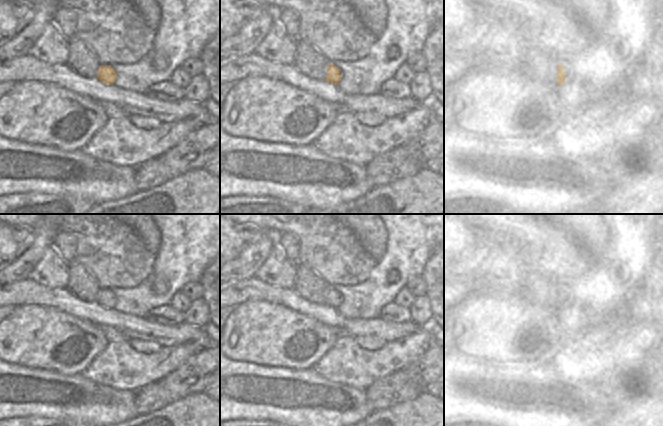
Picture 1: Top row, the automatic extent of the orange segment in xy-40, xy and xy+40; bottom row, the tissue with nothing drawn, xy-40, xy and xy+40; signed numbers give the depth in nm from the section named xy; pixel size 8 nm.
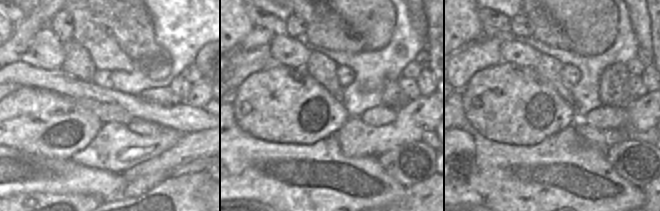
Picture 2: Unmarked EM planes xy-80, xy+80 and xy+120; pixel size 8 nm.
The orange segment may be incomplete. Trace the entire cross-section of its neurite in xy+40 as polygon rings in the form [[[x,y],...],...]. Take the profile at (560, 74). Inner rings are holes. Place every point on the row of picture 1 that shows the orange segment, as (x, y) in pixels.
[[[557,65],[557,85],[562,85],[571,78],[571,70]]]

